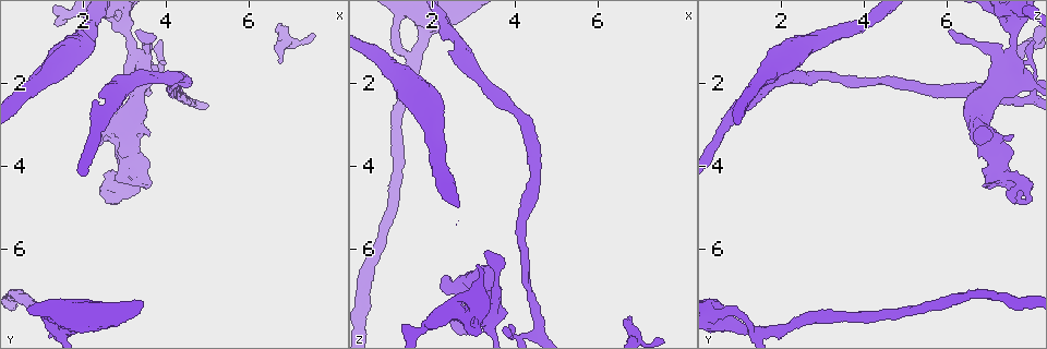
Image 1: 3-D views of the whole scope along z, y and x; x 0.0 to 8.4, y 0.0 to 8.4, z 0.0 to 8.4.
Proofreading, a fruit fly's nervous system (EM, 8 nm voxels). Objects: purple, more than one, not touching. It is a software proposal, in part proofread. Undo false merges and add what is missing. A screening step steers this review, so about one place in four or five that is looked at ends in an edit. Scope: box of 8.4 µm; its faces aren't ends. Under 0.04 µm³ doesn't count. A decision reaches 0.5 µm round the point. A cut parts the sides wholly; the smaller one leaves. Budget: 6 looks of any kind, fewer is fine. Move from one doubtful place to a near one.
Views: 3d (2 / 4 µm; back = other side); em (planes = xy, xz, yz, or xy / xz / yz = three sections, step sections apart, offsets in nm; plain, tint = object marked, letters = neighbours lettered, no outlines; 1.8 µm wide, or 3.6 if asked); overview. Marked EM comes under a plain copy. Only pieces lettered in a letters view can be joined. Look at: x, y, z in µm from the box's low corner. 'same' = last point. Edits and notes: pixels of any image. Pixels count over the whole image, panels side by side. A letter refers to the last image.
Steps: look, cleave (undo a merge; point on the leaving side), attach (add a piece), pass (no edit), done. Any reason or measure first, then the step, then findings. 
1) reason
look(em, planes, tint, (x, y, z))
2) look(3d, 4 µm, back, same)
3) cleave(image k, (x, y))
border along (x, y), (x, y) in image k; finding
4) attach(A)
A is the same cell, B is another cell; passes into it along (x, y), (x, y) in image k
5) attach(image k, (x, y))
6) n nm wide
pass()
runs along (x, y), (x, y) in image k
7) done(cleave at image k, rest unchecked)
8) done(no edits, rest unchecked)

looks like a crossing
look(em, yz, step 8, tint, (3.00, 0.70, 7.60))

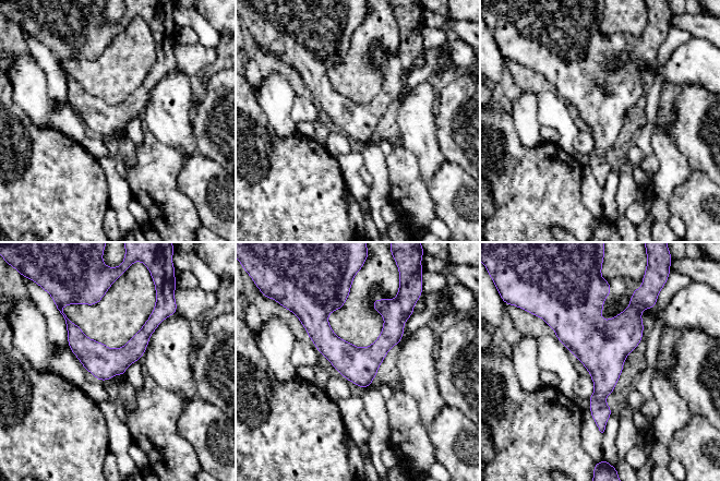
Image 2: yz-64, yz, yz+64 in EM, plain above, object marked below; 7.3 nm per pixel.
look(em, planes, letters, same)

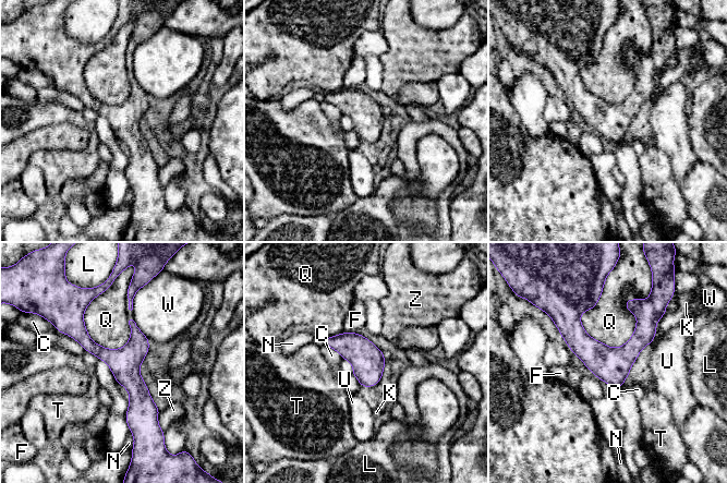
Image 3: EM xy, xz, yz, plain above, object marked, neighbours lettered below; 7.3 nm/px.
pass()
C, F, K, L, N, Q, T, U, W and Z are other cells; one neuron here

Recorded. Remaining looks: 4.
an open end
look(3d, 2 µm, (2.40, 3.55, 6.70))

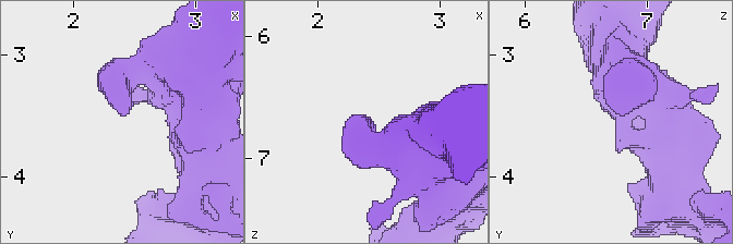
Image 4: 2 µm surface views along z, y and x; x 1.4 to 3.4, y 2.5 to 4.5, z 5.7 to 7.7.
look(em, planes, letters, (2.38, 3.50, 6.76))

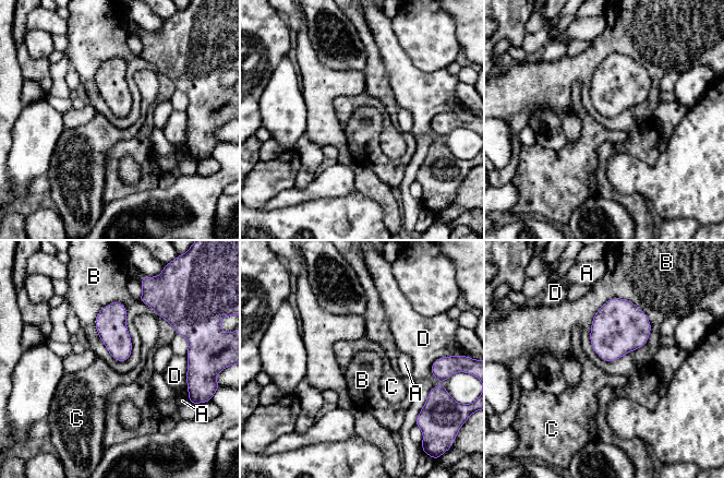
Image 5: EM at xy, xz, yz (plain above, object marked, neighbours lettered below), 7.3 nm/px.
pass()
A, B, C and D are other cells; no lettered piece goes on from it

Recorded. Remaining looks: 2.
closes a loop
look(em, planes, letters, (1.20, 7.65, 1.20))

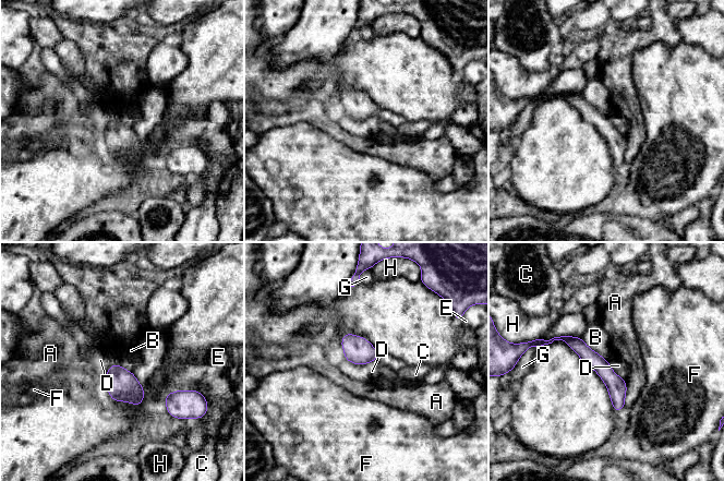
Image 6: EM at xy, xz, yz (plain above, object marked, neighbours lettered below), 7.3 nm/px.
140 nm wide
pass()
A, B, C, D, E, F, G and H are other cells; border along (132, 372), (112, 364), (104, 377) in image 6; continuous, no second neuron

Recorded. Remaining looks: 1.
done(no edits, rest unchecked)

